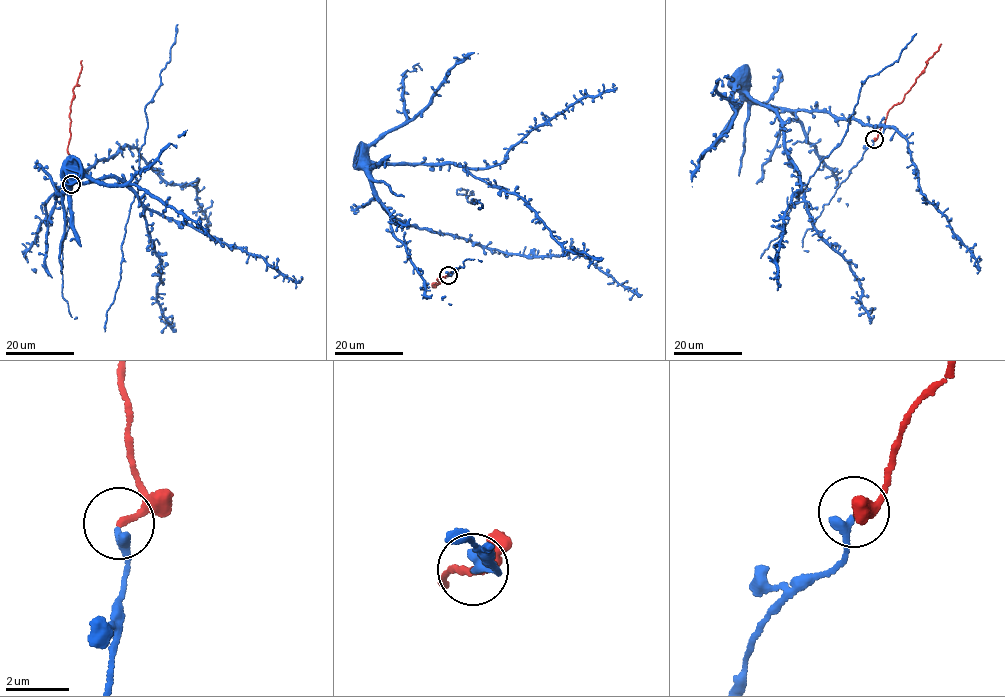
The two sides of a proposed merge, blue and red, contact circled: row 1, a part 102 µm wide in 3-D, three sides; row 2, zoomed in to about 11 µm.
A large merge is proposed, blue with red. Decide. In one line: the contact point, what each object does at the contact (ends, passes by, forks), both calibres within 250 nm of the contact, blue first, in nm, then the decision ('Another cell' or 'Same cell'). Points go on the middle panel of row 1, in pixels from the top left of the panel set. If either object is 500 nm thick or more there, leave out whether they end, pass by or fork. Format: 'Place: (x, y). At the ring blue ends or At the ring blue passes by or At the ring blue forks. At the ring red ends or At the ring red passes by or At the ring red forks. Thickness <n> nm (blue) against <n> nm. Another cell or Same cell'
Place: (448, 275). At the ring blue ends. At the ring red ends. Thickness 320 nm (blue) against 200 nm. Same cell

